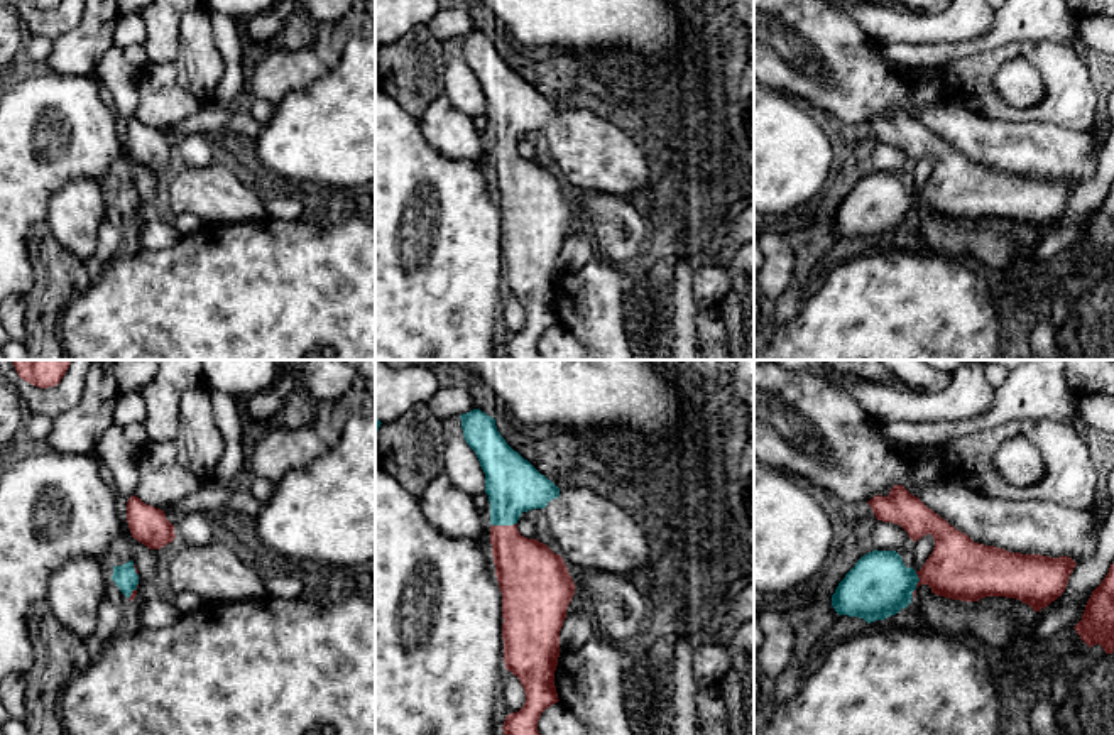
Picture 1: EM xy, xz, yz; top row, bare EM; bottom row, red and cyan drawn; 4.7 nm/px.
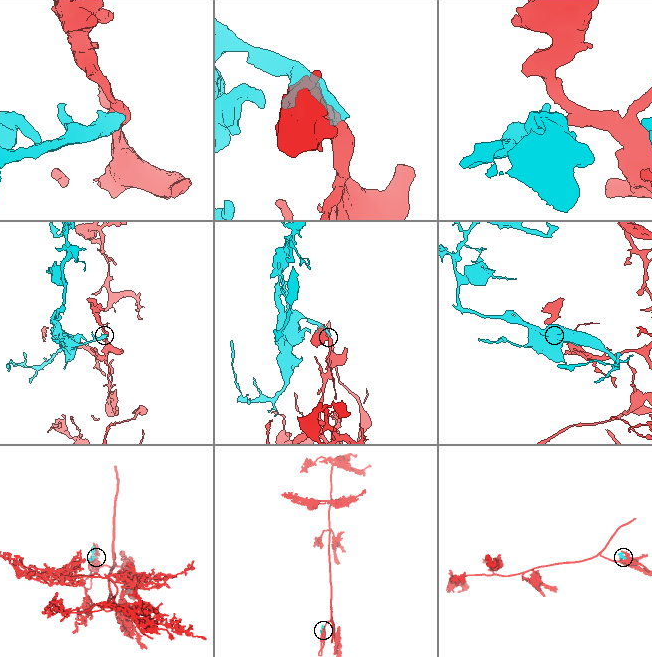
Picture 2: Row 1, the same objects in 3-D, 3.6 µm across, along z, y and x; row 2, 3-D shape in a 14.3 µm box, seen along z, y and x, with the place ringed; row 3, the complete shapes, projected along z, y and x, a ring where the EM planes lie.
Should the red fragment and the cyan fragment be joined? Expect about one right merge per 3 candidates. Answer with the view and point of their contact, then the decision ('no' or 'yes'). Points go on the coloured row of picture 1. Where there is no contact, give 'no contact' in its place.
yz (917, 585) | yes

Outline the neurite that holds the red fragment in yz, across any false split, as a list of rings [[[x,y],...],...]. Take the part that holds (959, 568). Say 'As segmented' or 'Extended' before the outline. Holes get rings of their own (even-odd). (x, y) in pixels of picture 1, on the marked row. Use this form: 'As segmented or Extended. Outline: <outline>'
Extended. Outline: [[[903,485],[867,504],[877,520],[901,525],[915,542],[931,534],[935,547],[920,571],[906,568],[896,551],[876,549],[862,556],[832,595],[838,615],[867,623],[884,620],[906,608],[920,585],[962,602],[1016,598],[1040,612],[1062,596],[1077,566],[1068,556],[1021,554],[974,542]]]

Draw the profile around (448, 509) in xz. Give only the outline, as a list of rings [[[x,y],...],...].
[[[445,471],[426,487],[419,507],[429,524],[446,537],[490,539],[487,517],[477,510],[472,495],[456,488]]]

